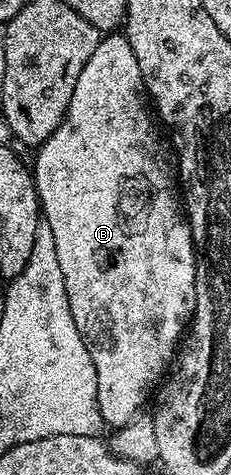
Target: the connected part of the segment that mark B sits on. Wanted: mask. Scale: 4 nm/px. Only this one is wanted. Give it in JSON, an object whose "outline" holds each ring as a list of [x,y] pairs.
{"outline":[[[107,34],[100,39],[97,50],[93,50],[93,54],[89,54],[89,62],[85,62],[85,70],[81,70],[81,78],[77,78],[77,86],[73,86],[73,98],[69,102],[69,110],[61,126],[57,126],[57,130],[49,134],[47,141],[39,145],[34,156],[35,193],[39,195],[41,216],[53,230],[61,274],[65,277],[65,294],[69,294],[69,310],[73,314],[73,322],[77,322],[77,330],[97,370],[97,406],[101,410],[104,425],[112,429],[121,428],[142,413],[139,411],[142,410],[143,403],[147,399],[148,401],[152,399],[153,393],[168,375],[177,356],[175,347],[178,346],[179,339],[185,336],[185,329],[190,325],[191,317],[195,314],[195,243],[191,237],[191,225],[187,223],[181,188],[177,183],[177,168],[173,163],[172,149],[165,139],[164,129],[157,123],[149,107],[141,78],[141,66],[137,66],[133,46],[129,46],[126,35]]]}

